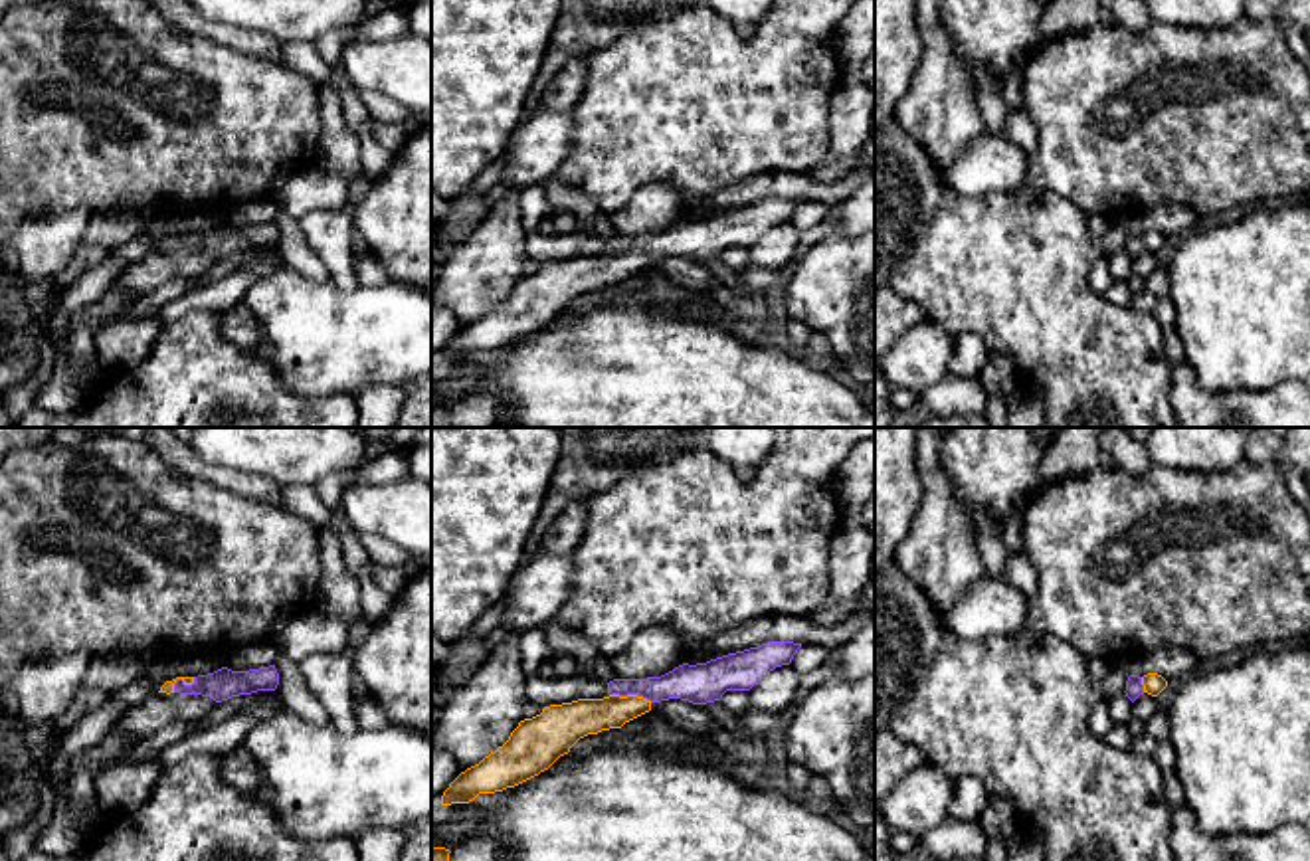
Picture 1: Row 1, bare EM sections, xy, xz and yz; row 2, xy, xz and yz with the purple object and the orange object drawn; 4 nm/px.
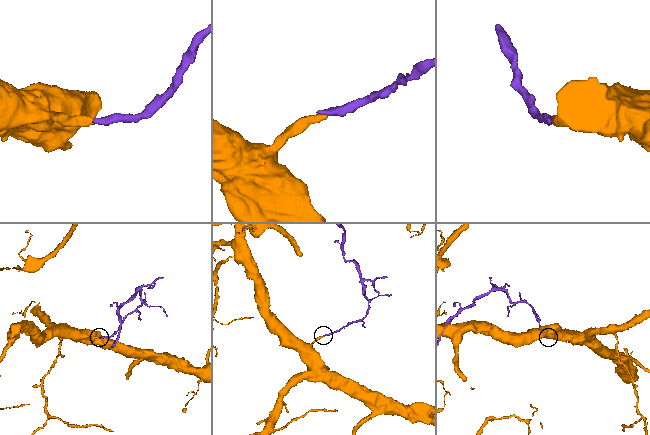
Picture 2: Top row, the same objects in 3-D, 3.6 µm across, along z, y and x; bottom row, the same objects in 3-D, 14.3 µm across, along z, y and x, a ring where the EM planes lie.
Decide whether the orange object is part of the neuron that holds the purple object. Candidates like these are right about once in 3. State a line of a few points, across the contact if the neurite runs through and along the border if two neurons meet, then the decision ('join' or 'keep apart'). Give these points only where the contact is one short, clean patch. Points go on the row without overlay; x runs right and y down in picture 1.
line xz (691, 240), (632, 250), (614, 268), (582, 274); join

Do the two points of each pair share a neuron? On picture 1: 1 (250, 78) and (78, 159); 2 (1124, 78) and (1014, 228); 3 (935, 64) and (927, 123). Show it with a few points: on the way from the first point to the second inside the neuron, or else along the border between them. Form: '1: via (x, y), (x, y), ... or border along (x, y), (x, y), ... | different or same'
1: via (216, 123), (196, 131), (157, 131), (123, 151) | same
2: border along (1028, 185), (1061, 194), (1083, 212) | different
3: via (935, 78), (935, 109) | same

